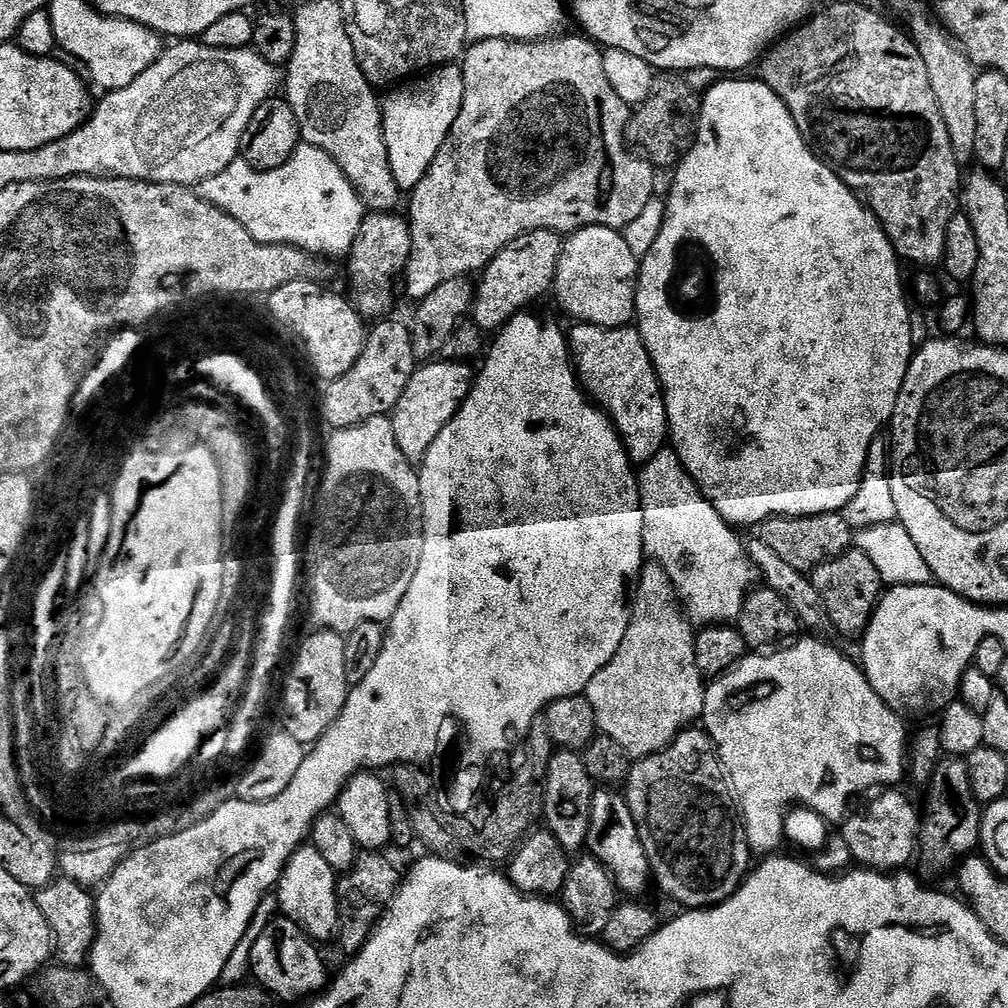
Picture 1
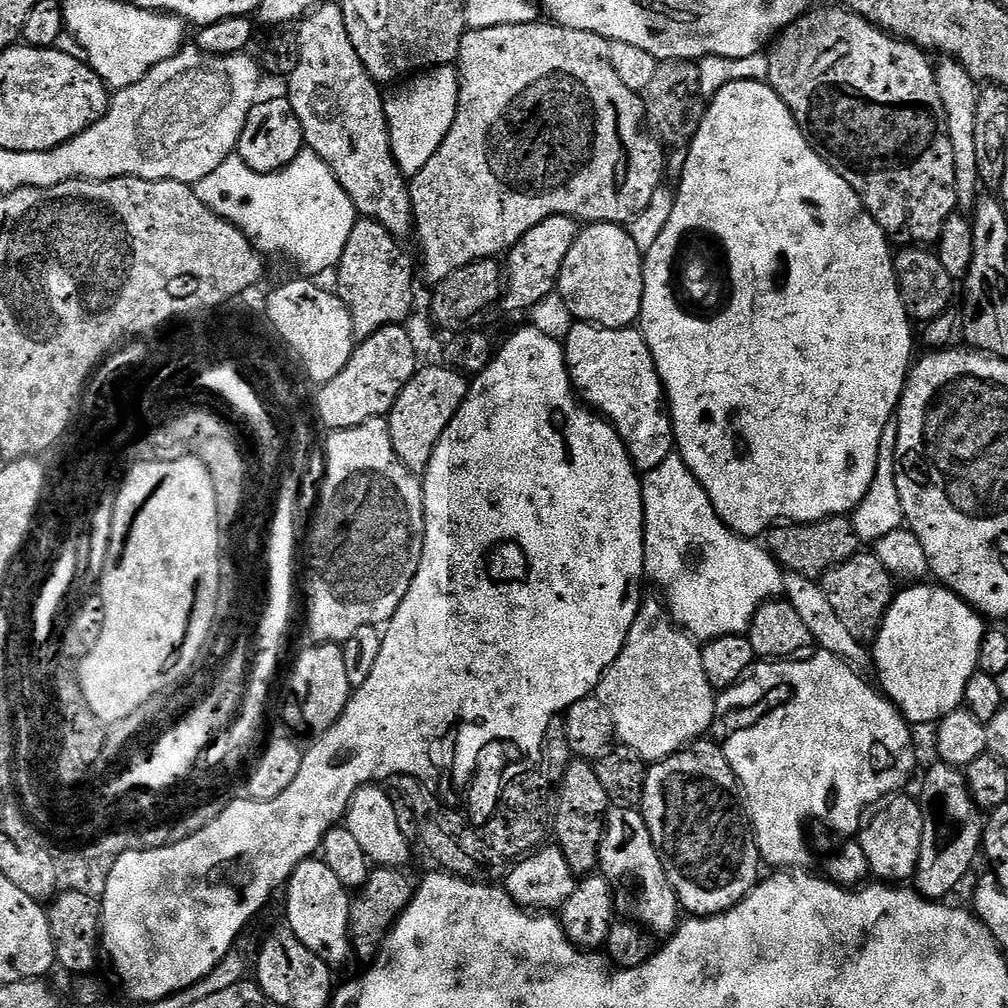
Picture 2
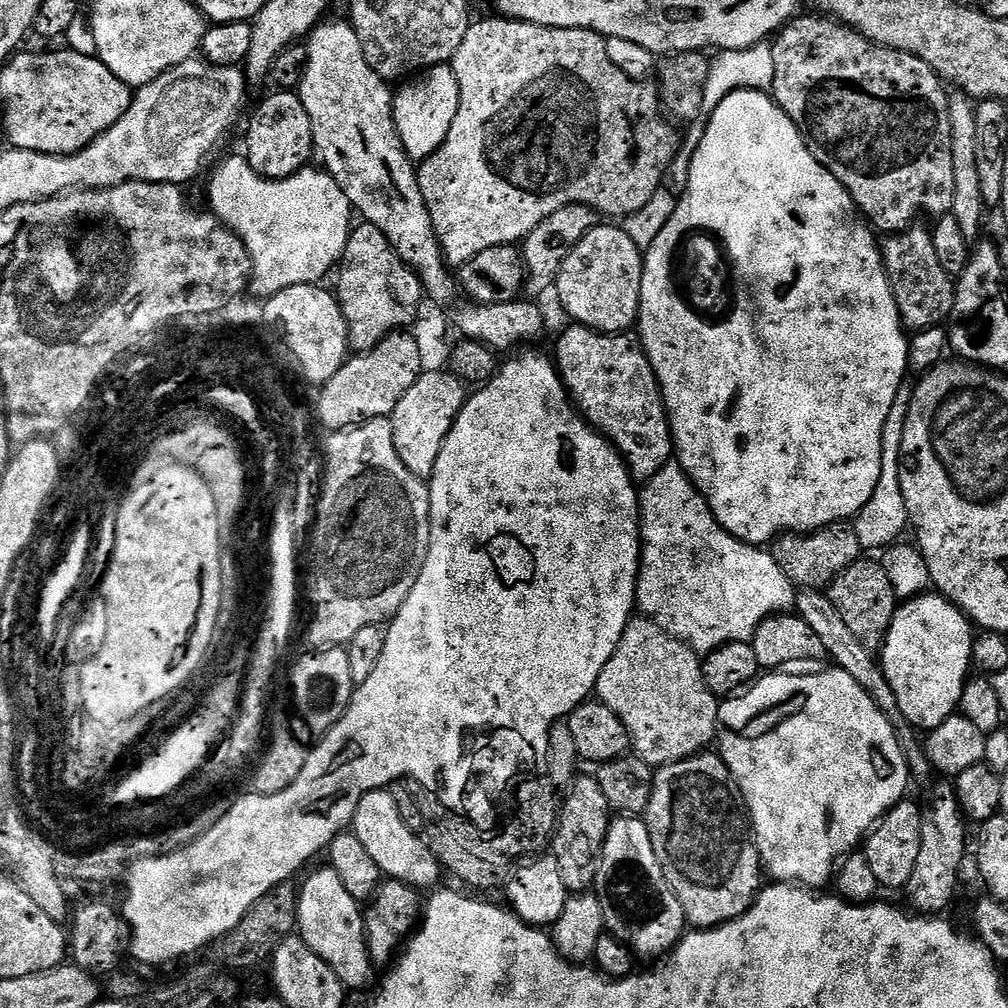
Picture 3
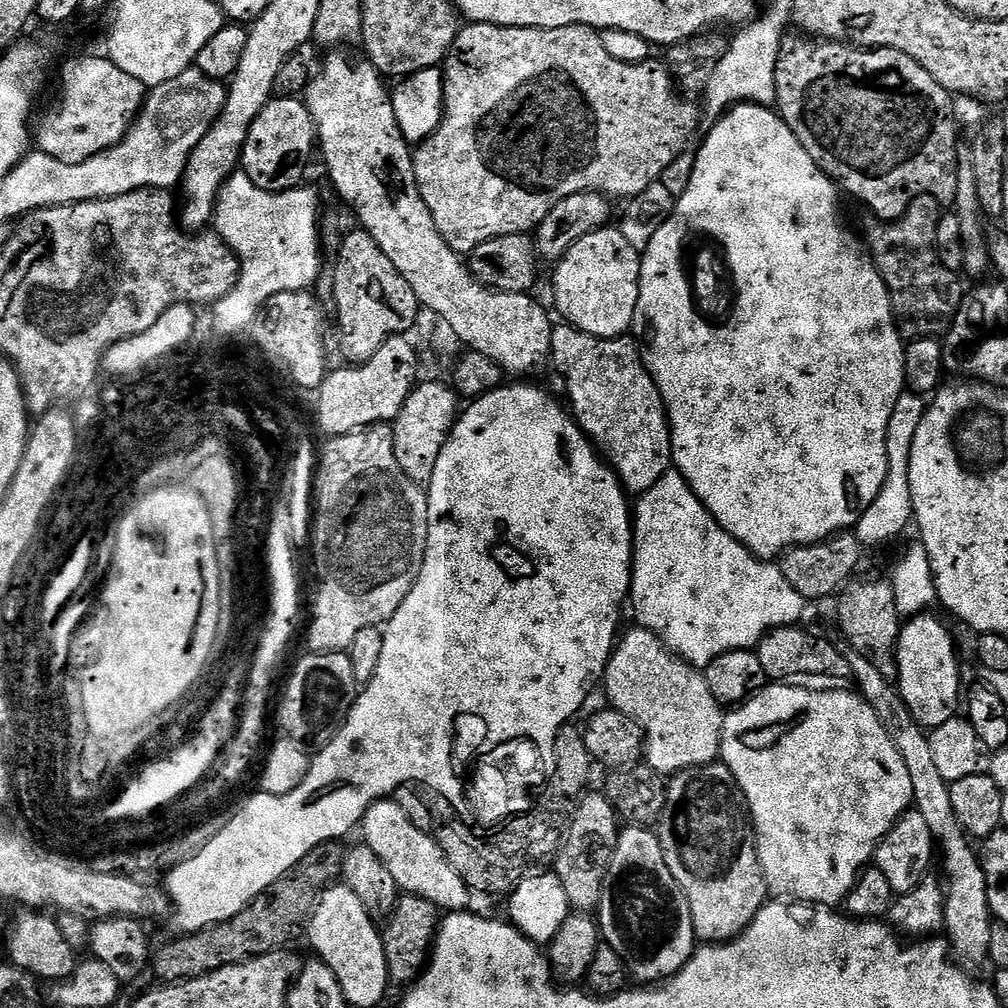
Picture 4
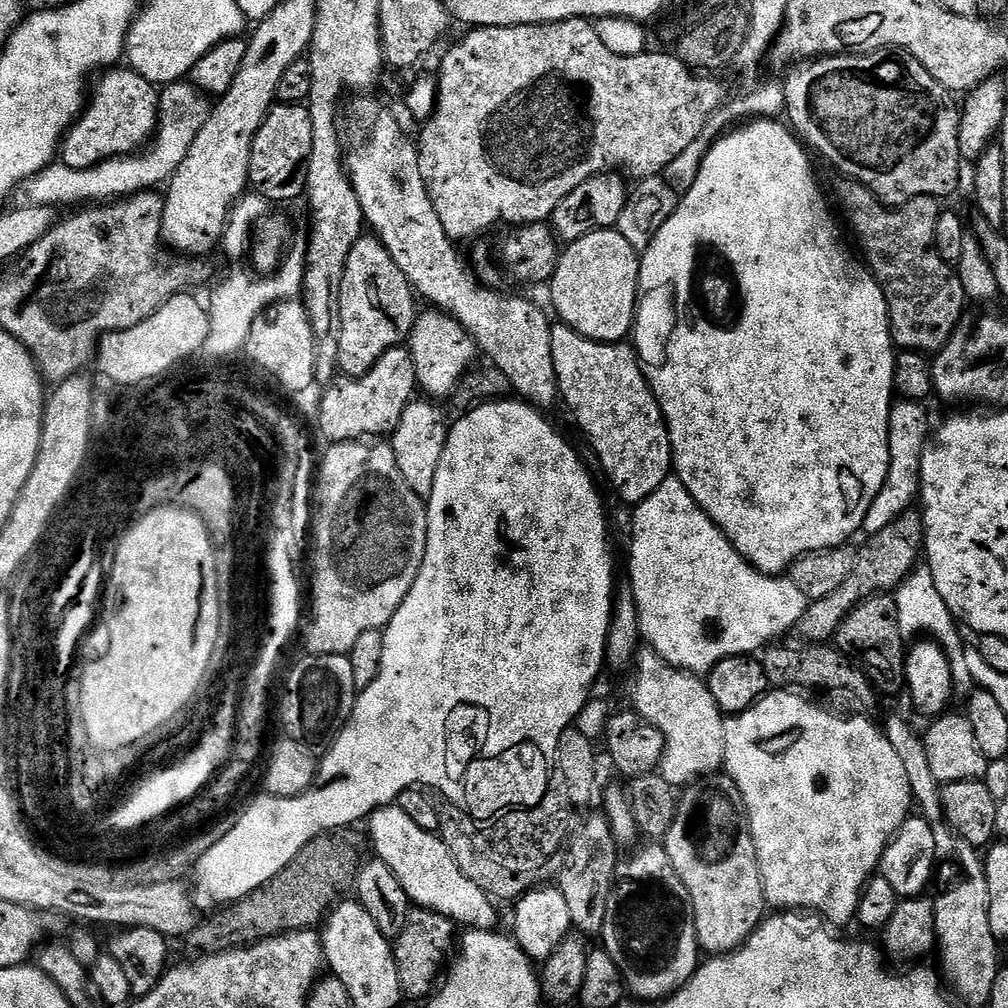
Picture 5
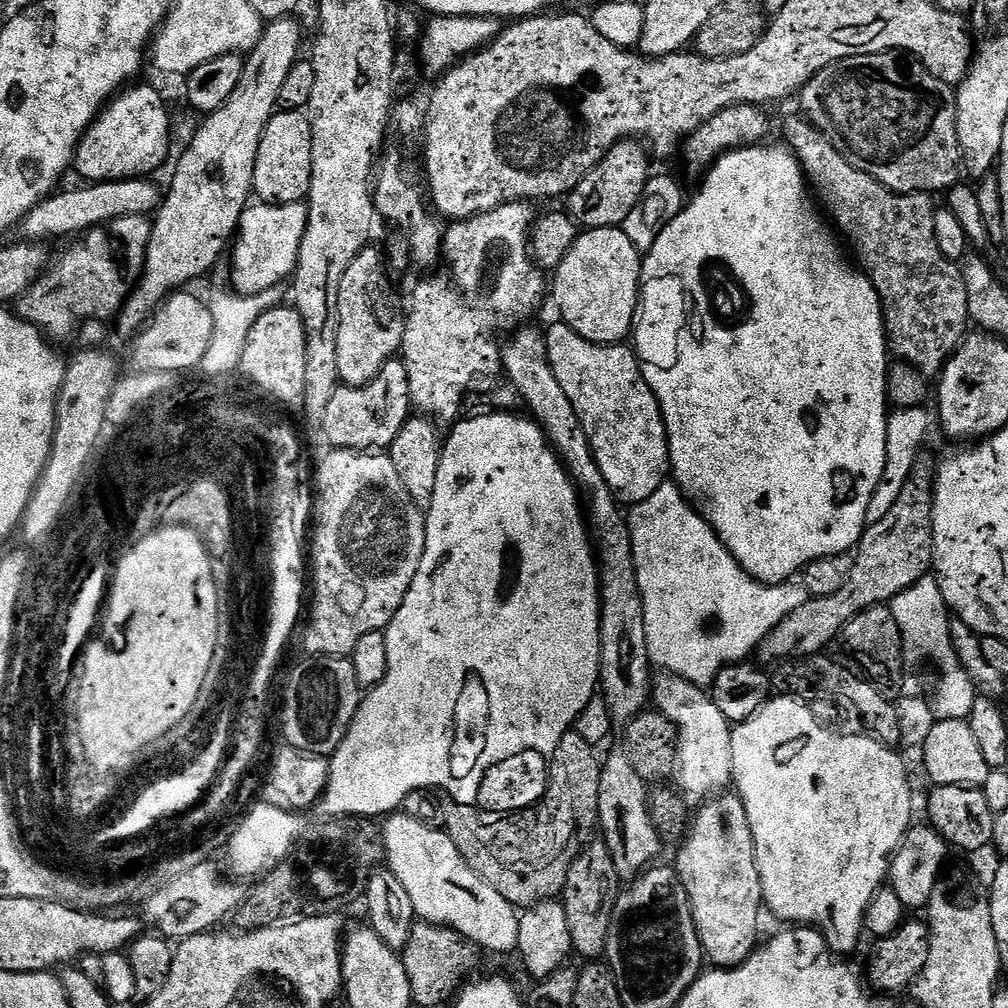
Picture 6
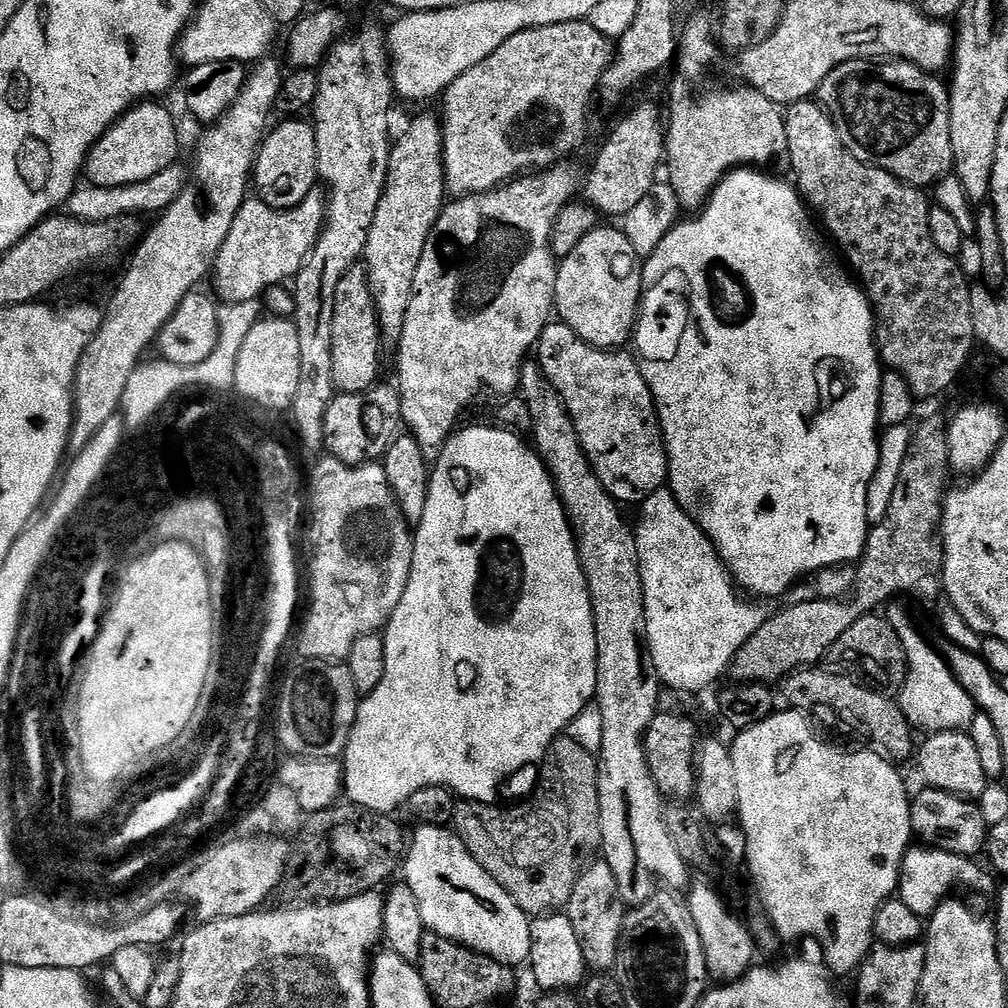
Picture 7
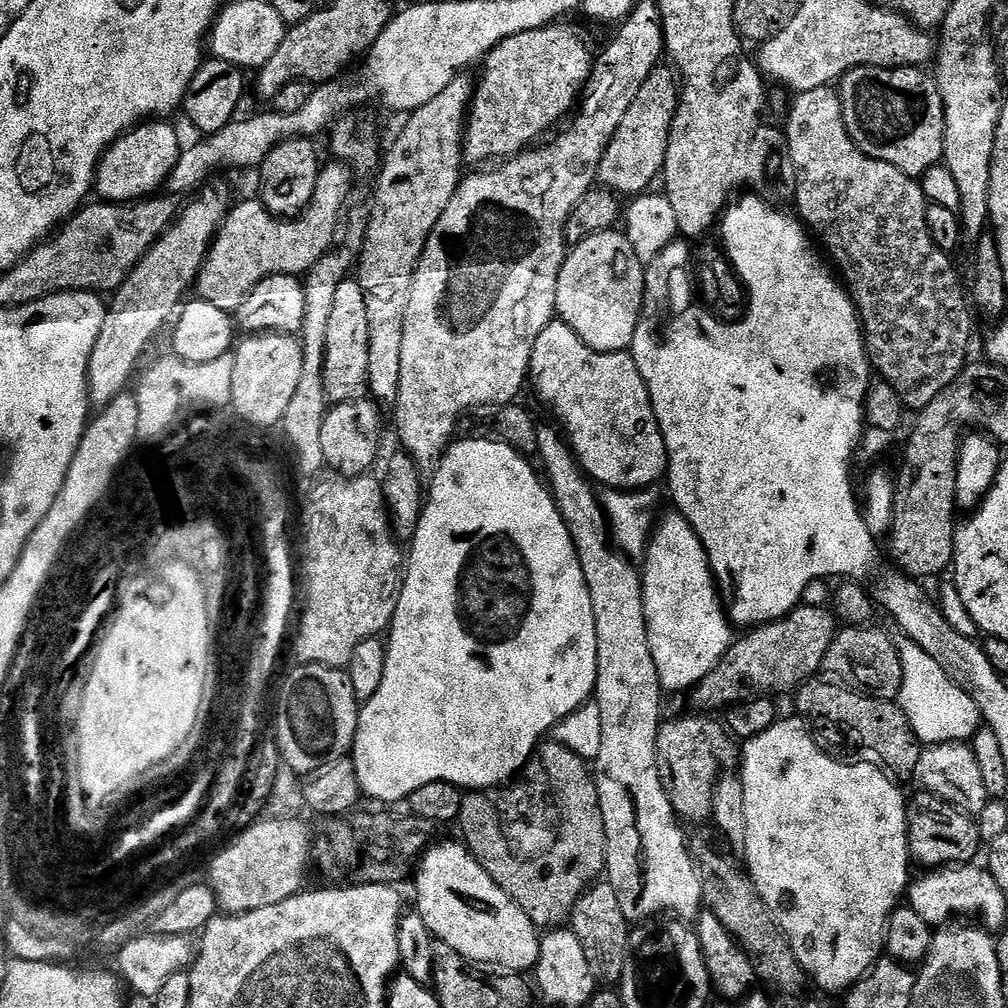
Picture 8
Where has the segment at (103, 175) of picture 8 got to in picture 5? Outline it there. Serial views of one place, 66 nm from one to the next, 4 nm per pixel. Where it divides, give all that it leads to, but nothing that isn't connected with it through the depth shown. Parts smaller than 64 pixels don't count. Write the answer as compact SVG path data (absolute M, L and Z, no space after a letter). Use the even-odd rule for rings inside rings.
M127 66L113 67L100 78L91 89L90 103L62 137L62 163L74 170L93 168L115 156L133 155L156 135L156 122L160 118L157 85Z

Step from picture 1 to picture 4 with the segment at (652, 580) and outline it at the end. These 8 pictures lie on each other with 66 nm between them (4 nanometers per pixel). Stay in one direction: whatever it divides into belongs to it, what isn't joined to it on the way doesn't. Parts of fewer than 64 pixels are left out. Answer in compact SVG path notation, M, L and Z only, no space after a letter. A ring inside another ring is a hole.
M632 626L625 636L623 633L619 637L612 656L608 659L608 665L604 667L603 688L609 702L612 703L609 705L634 721L643 732L643 759L647 766L660 776L668 778L687 768L701 768L704 764L713 763L720 756L725 713L714 694L710 694L710 686L706 686L703 671L675 656L650 630Z

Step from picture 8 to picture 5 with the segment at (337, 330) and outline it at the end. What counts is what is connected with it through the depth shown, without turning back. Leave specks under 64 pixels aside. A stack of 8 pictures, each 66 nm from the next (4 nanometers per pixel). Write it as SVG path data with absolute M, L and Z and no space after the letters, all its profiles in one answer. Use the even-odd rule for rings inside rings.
M374 234L361 236L346 258L342 274L342 335L338 337L338 368L345 376L365 376L386 350L401 347L412 335L418 297L398 270L384 243Z

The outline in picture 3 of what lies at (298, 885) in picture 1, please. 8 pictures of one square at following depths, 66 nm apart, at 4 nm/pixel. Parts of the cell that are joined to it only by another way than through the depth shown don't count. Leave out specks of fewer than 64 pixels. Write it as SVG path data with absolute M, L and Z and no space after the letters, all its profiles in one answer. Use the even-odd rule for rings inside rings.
M324 866L317 872L310 873L305 878L304 885L299 885L296 898L296 927L300 939L306 942L306 946L310 946L310 950L314 950L314 954L318 954L318 958L322 958L322 962L326 962L326 966L330 966L330 970L334 970L334 974L338 974L345 989L364 988L371 982L374 965L364 937L364 912L358 901L347 892L346 886L342 886L338 874L331 866Z

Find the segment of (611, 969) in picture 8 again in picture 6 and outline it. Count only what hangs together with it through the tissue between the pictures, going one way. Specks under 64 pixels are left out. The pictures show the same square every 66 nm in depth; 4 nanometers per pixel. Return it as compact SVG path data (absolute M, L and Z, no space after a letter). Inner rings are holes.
M596 838L585 843L569 868L562 893L566 926L570 926L572 950L577 957L585 956L585 961L596 962L607 953L610 918L621 887L622 881L614 866L614 858L610 858L610 850L603 839Z

